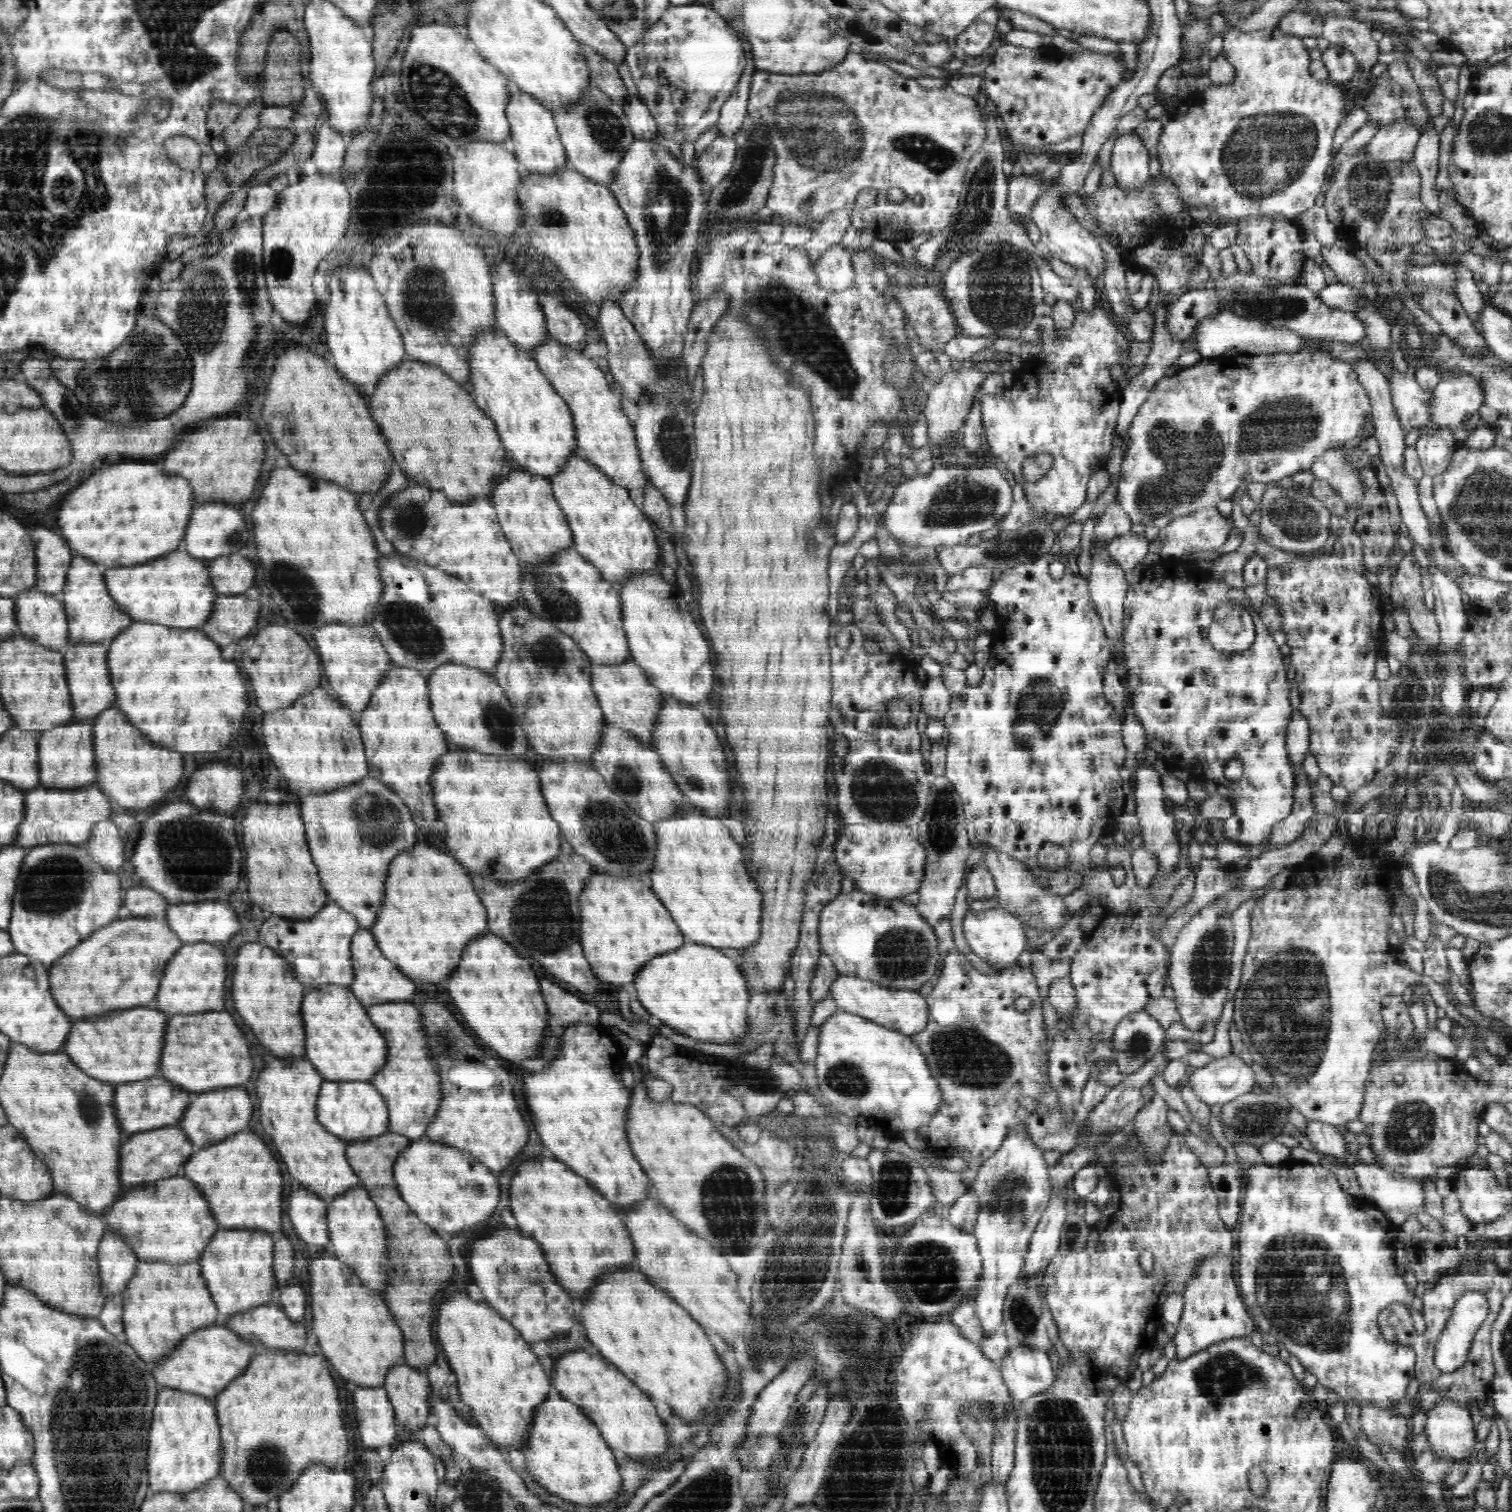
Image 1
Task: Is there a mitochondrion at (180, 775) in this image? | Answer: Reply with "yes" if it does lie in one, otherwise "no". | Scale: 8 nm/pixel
no

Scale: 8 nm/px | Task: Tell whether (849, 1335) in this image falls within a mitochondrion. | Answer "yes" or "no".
yes

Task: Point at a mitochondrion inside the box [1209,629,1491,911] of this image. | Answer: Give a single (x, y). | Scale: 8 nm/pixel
(1407, 697)

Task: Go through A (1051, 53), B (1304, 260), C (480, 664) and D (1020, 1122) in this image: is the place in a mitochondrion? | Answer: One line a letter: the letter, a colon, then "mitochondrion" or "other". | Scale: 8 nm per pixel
A: other
B: other
C: other
D: other

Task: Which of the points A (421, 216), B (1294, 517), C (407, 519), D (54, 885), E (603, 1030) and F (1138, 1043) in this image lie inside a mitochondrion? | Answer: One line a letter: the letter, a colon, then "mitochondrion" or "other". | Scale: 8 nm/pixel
A: other
B: mitochondrion
C: mitochondrion
D: mitochondrion
E: other
F: mitochondrion

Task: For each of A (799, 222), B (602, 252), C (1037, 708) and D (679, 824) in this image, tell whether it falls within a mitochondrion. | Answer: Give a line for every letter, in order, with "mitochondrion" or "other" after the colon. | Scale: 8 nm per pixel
A: other
B: other
C: mitochondrion
D: other

